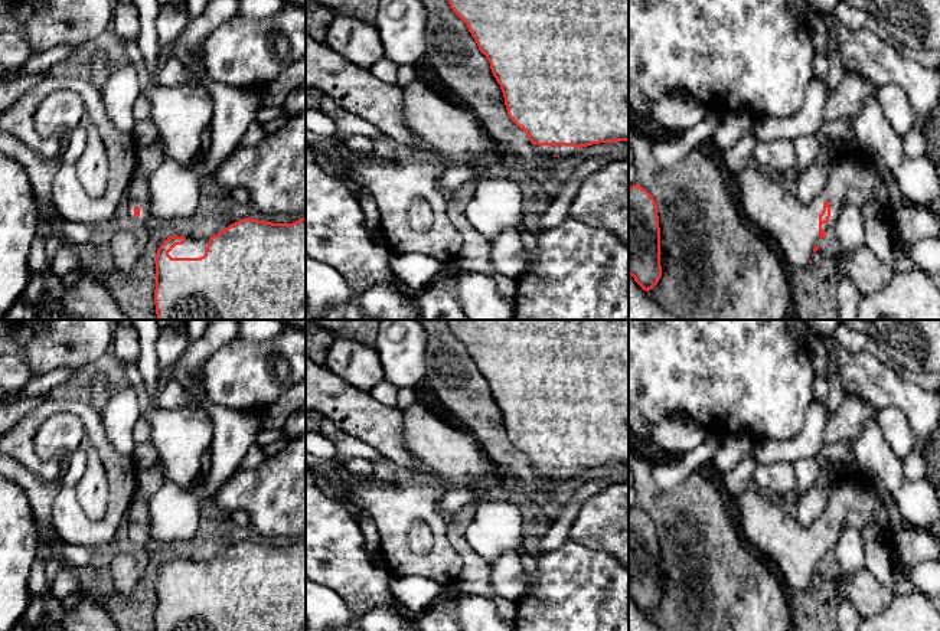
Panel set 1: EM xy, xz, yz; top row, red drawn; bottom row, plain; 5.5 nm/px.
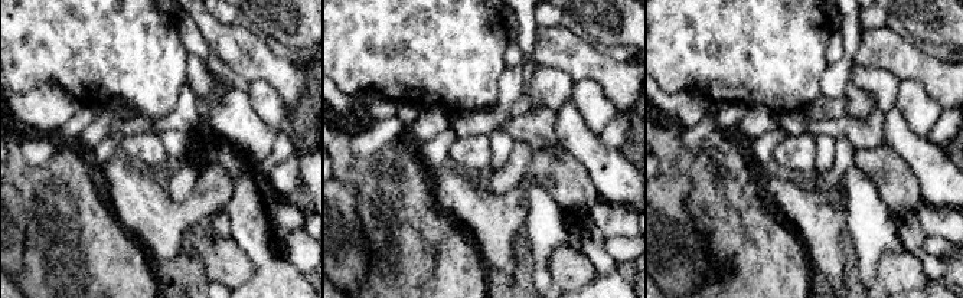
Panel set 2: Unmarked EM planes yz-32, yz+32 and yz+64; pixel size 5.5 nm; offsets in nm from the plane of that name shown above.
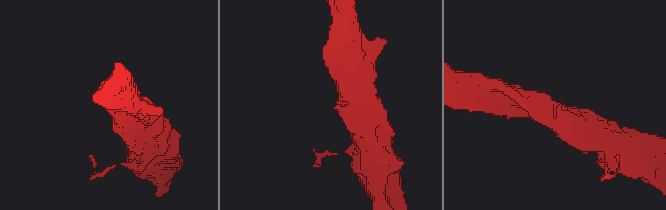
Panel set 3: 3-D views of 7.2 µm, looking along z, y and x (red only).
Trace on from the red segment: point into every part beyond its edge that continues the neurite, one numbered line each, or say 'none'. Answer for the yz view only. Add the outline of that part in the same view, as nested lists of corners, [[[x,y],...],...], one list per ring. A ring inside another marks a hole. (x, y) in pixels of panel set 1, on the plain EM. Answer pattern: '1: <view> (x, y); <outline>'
1: yz (792, 549); [[[868,475],[858,480],[843,480],[838,484],[830,493],[823,513],[810,526],[800,524],[796,517],[768,501],[758,491],[747,488],[735,498],[740,507],[740,529],[744,539],[771,565],[787,589],[809,589],[815,578],[813,570],[822,565],[819,552],[822,550],[825,556],[830,556],[843,526],[862,530],[871,522],[875,522],[891,539],[905,527],[891,493]],[[825,524],[830,529],[830,540],[828,546],[820,549],[819,537]]]

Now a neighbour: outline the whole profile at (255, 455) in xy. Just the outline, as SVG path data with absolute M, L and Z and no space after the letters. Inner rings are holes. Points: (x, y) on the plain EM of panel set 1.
M254 444L247 455L244 457L242 462L239 464L238 470L251 470L258 467L267 460L265 452L261 445Z

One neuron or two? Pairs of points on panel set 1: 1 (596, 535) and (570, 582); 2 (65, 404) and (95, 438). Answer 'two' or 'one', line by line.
1: two
2: one

